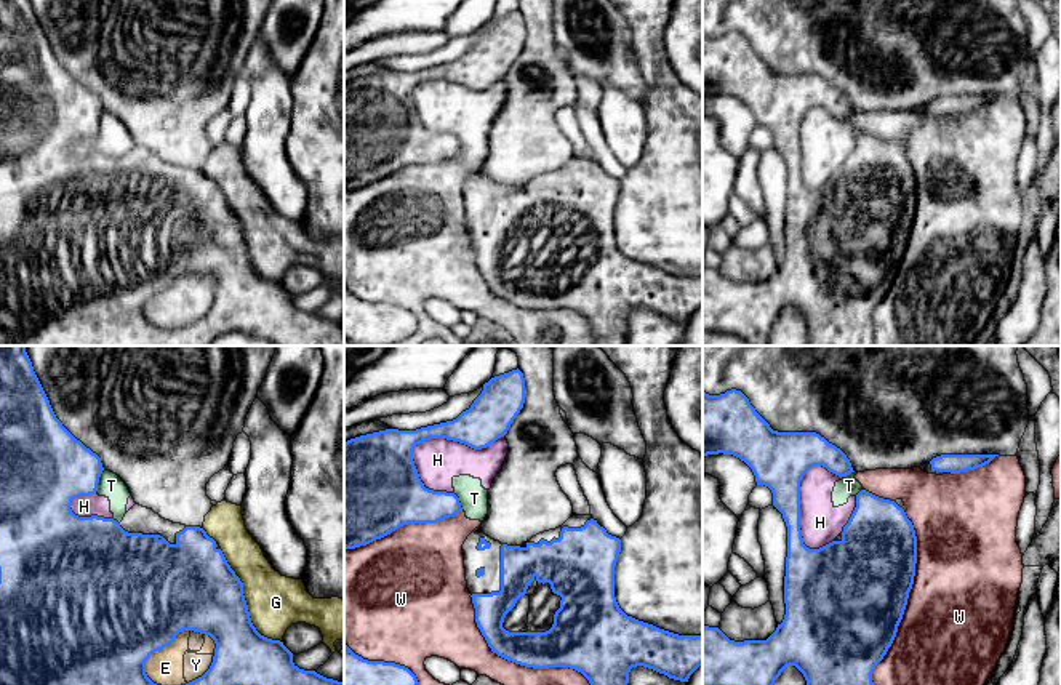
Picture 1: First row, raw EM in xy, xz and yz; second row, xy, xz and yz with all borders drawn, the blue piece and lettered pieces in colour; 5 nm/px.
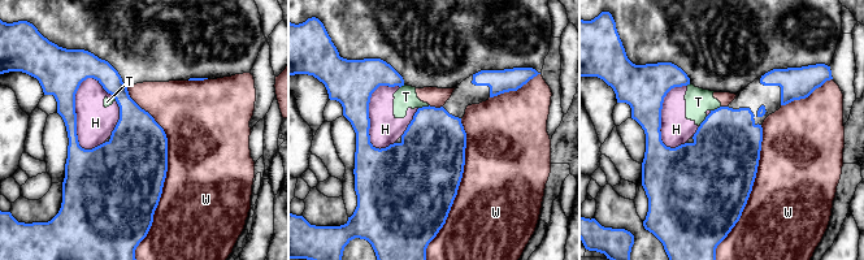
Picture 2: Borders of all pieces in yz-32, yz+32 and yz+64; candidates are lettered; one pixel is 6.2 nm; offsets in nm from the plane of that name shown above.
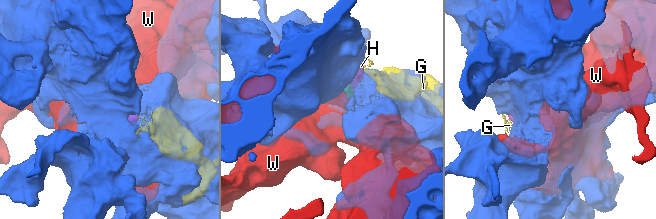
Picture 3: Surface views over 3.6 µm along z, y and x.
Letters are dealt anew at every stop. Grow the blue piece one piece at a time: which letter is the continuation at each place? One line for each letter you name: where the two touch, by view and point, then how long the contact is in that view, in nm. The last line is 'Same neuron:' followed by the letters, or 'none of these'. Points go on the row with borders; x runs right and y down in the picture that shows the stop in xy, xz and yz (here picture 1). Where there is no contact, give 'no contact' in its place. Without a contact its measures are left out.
Same neuron: none of these

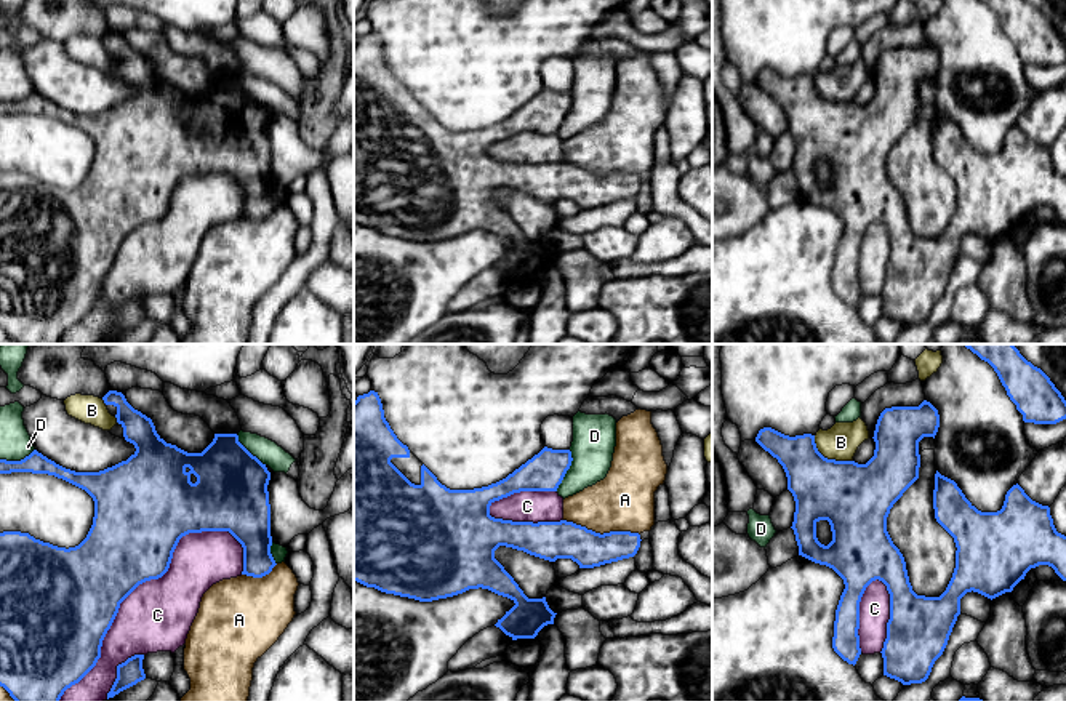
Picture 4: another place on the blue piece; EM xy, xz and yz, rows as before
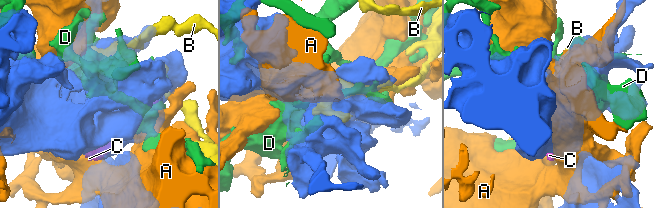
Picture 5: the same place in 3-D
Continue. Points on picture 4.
Same neuron: none of these

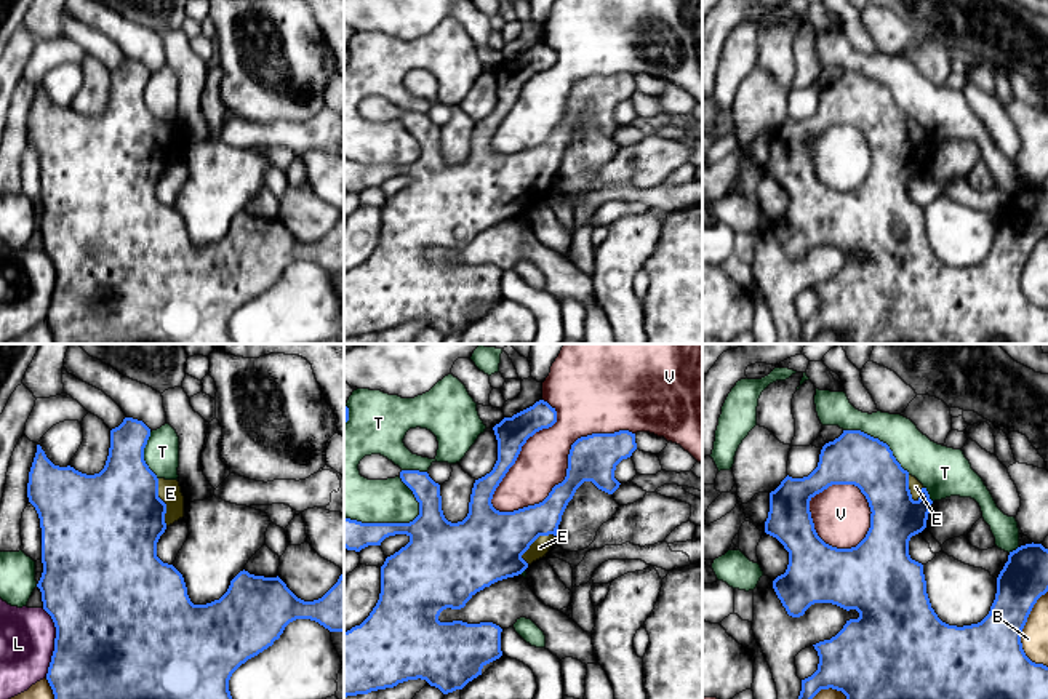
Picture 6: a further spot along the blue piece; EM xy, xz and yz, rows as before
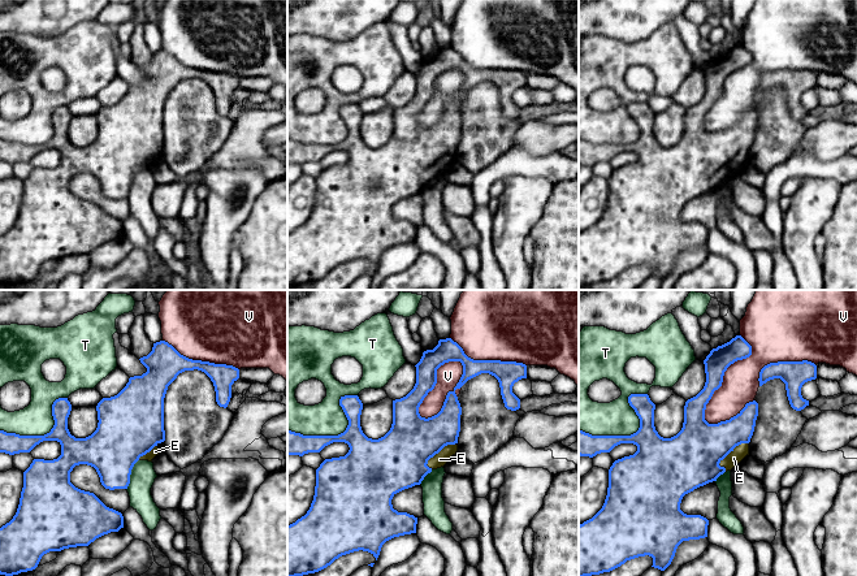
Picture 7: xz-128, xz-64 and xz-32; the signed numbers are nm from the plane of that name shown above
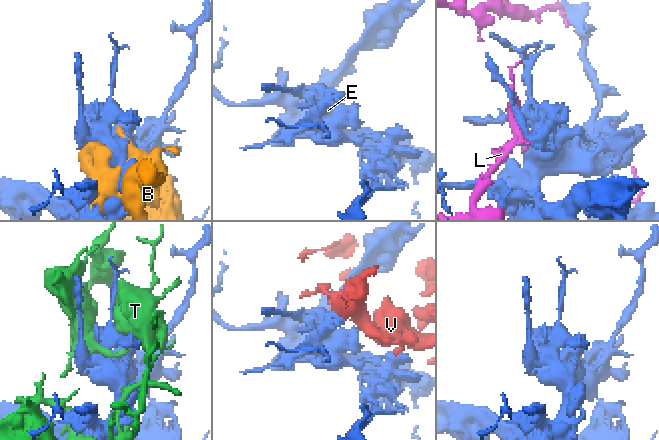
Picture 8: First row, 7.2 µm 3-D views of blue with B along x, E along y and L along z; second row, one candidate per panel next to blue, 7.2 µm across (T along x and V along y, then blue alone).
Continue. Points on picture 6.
E: xy (164, 503) | 240 nm
Same neuron: E

